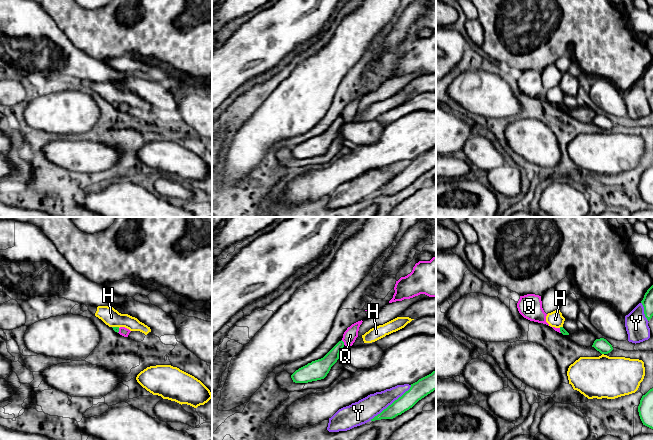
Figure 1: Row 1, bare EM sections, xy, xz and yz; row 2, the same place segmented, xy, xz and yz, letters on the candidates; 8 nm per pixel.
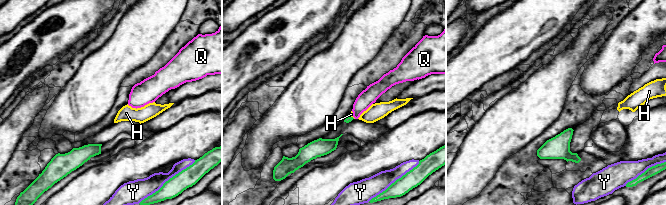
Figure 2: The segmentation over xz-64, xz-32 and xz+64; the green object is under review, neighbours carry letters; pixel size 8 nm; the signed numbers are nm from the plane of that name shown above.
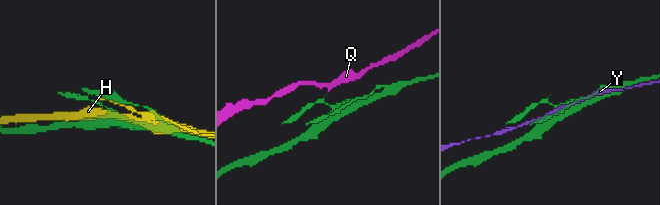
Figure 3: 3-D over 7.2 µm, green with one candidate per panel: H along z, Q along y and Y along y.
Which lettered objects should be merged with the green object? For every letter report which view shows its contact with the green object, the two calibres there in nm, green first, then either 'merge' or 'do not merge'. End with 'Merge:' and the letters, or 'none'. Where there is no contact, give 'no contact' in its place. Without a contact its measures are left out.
H: contact in xy; calibres 50 and 140 nm; do not merge
Q: contact in xz; calibres 120 and 110 nm; do not merge
Y: contact in xz; calibres 140 and 180 nm; do not merge
Merge: none

